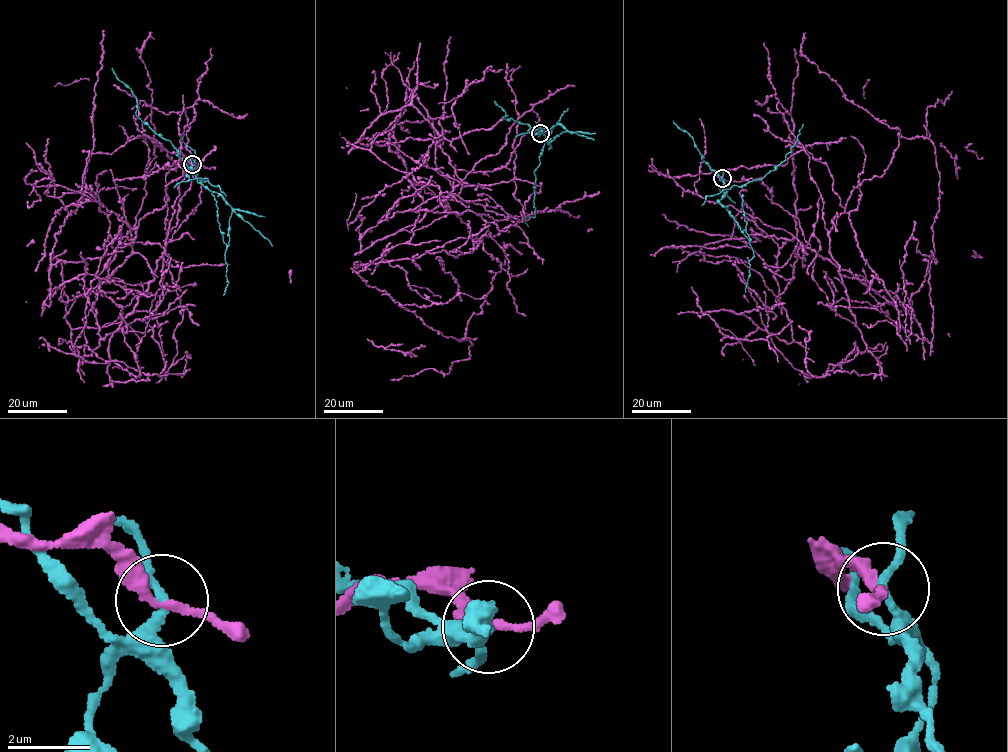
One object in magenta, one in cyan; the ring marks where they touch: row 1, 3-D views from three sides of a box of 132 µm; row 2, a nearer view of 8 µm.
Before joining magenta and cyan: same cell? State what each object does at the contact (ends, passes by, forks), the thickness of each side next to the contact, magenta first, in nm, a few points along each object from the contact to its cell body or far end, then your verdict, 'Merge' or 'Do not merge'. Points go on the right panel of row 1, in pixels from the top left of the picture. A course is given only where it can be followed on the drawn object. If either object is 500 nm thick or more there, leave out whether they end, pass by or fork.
At the ring magenta passes by. At the ring cyan passes by. Thickness 220 nm (magenta) against 200 nm. Course of magenta: (722, 178), (931, 341), (931, 250), (915, 320), (904, 291), (829, 304), (814, 237), (802, 266). Course of cyan: (722, 178), (725, 185), (722, 193), (718, 188), (742, 186), (762, 178), (785, 160), (798, 140), (803, 124). Do not merge

